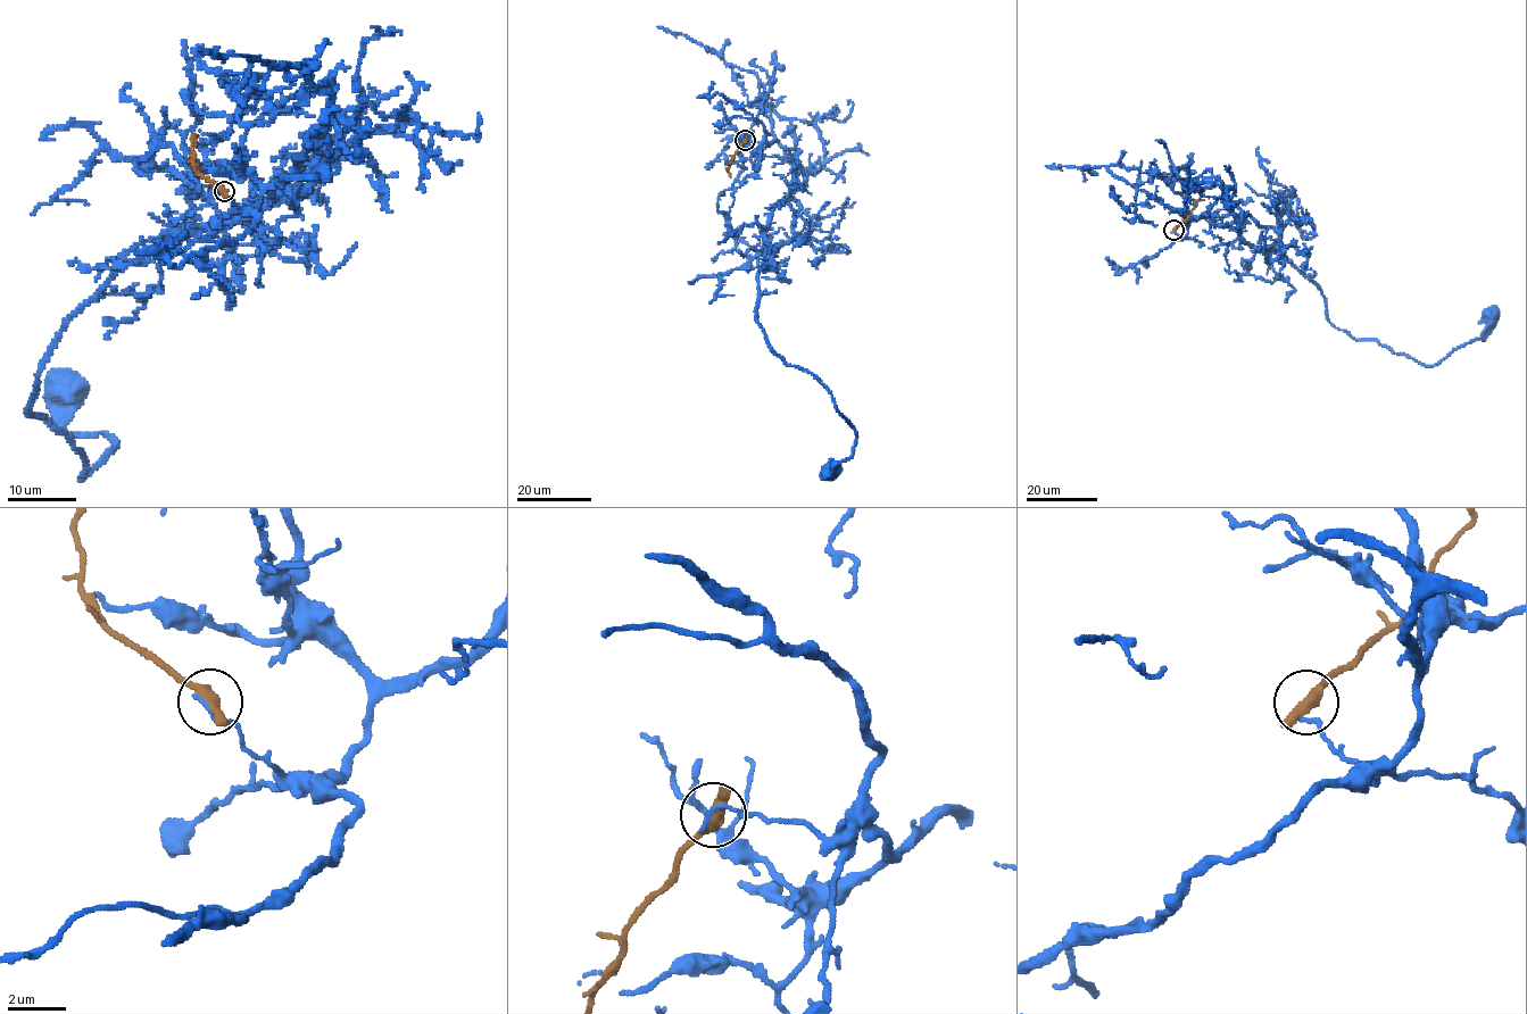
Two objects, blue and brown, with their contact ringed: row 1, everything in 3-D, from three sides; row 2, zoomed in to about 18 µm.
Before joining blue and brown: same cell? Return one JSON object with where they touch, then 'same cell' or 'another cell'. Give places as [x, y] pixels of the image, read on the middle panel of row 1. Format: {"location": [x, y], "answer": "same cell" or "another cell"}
{"location": [745, 140], "answer": "another cell"}

